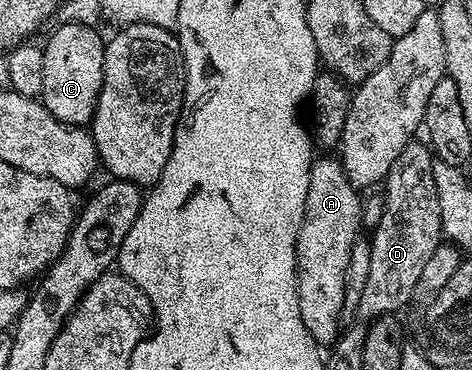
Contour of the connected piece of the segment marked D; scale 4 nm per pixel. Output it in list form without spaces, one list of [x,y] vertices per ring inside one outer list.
[[[412,143],[404,147],[401,155],[393,163],[386,181],[381,185],[385,211],[381,223],[370,234],[371,254],[369,255],[369,279],[365,282],[365,291],[361,294],[358,316],[370,323],[376,317],[398,314],[399,308],[415,295],[417,279],[425,267],[426,261],[437,251],[444,236],[441,221],[441,209],[438,207],[437,189],[433,183],[433,154],[426,144]]]

